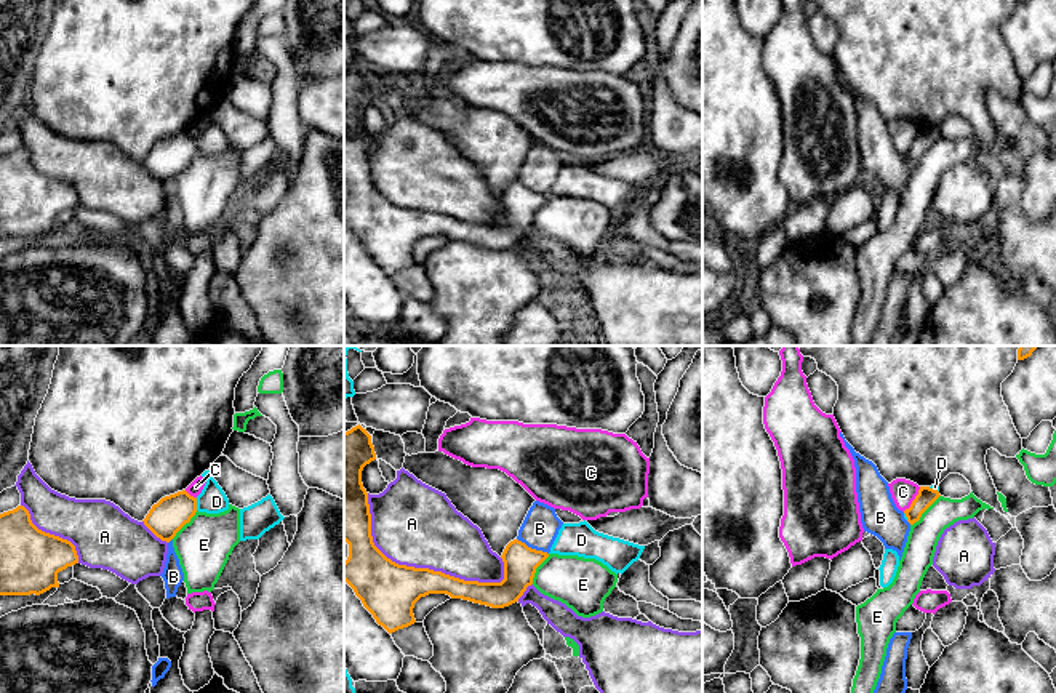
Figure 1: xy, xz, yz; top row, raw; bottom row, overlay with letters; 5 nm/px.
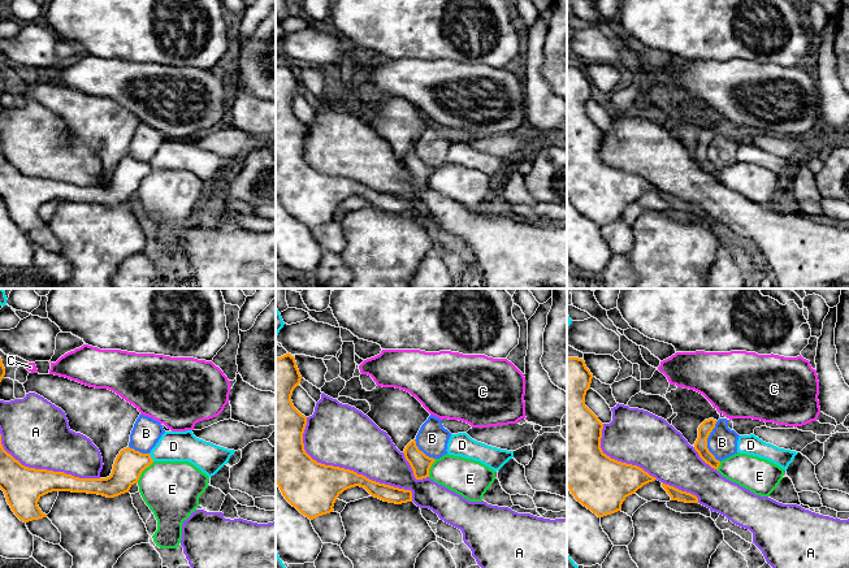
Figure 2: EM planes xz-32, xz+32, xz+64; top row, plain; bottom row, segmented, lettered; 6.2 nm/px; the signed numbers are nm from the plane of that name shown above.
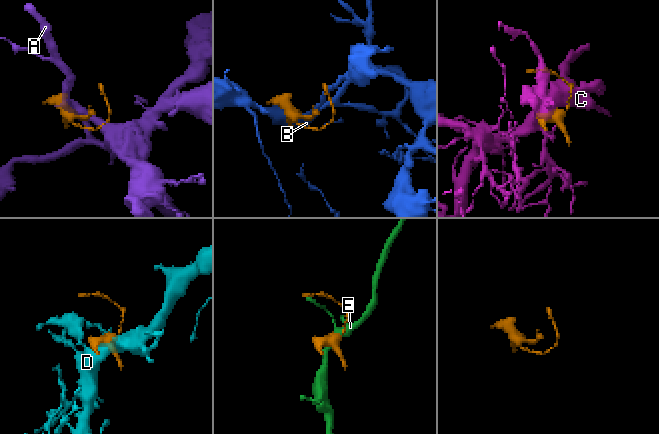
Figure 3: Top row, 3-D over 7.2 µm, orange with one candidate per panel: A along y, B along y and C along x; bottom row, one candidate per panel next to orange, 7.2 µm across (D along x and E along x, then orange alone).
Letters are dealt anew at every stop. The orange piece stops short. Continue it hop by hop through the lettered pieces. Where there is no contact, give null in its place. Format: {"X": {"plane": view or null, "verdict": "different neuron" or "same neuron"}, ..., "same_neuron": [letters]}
{"A": {"plane": "xz", "verdict": "different neuron"}, "B": {"plane": "xz", "verdict": "different neuron"}, "C": {"plane": "yz", "verdict": "different neuron"}, "D": {"plane": "xy", "verdict": "different neuron"}, "E": {"plane": "yz", "verdict": "different neuron"}, "same_neuron": []}

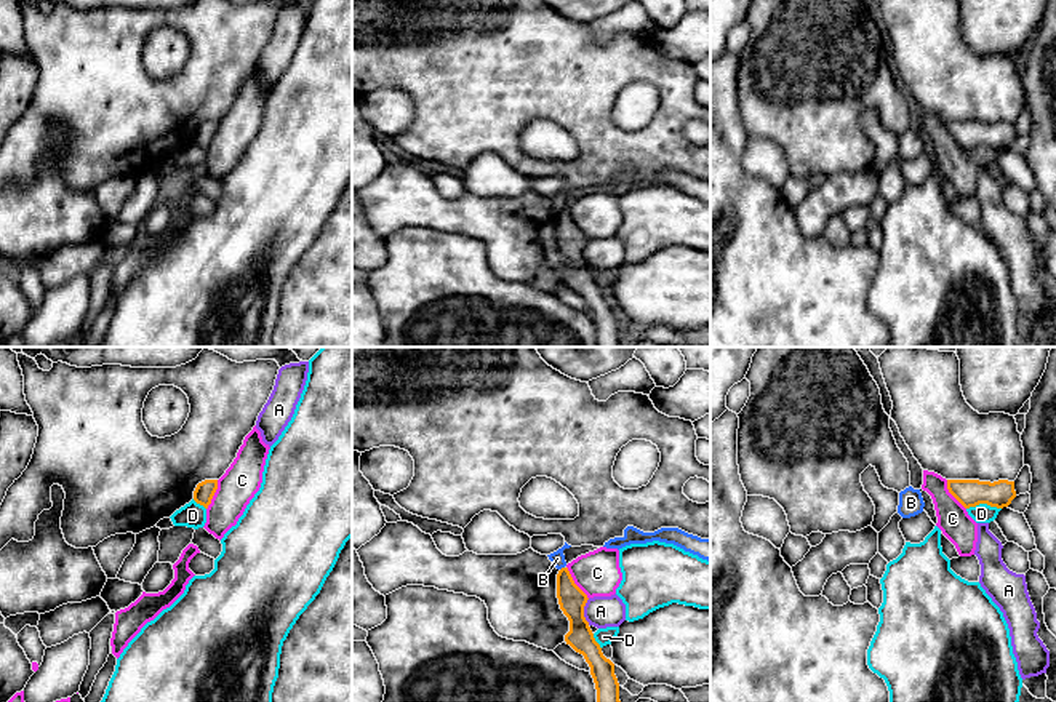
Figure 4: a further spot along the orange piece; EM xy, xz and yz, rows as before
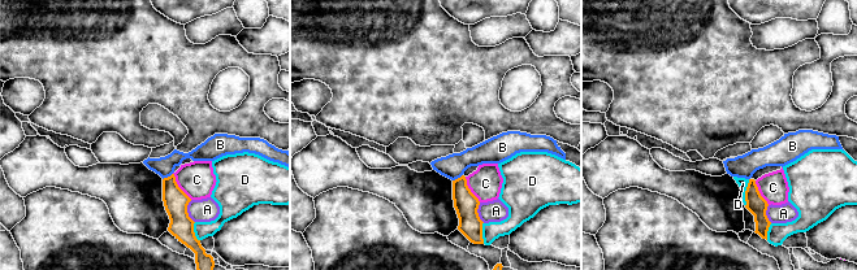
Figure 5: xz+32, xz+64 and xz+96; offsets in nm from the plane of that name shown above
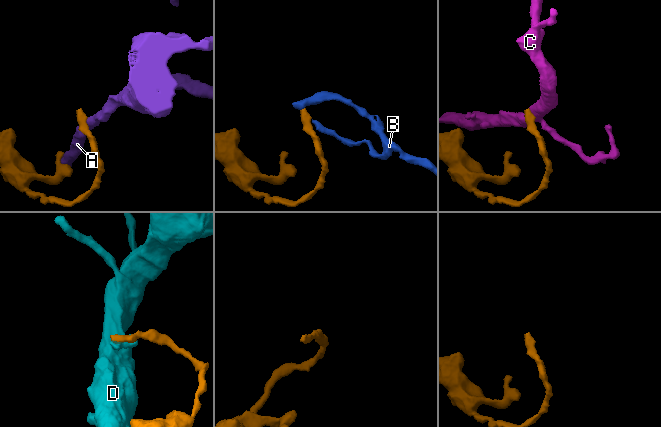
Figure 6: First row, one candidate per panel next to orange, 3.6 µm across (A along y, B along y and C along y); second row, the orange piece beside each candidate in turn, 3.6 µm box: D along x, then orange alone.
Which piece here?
{"A": {"plane": "xz", "verdict": "different neuron"}, "B": {"plane": "xz", "verdict": "different neuron"}, "C": {"plane": "xz", "verdict": "different neuron"}, "D": {"plane": "yz", "verdict": "different neuron"}, "same_neuron": []}

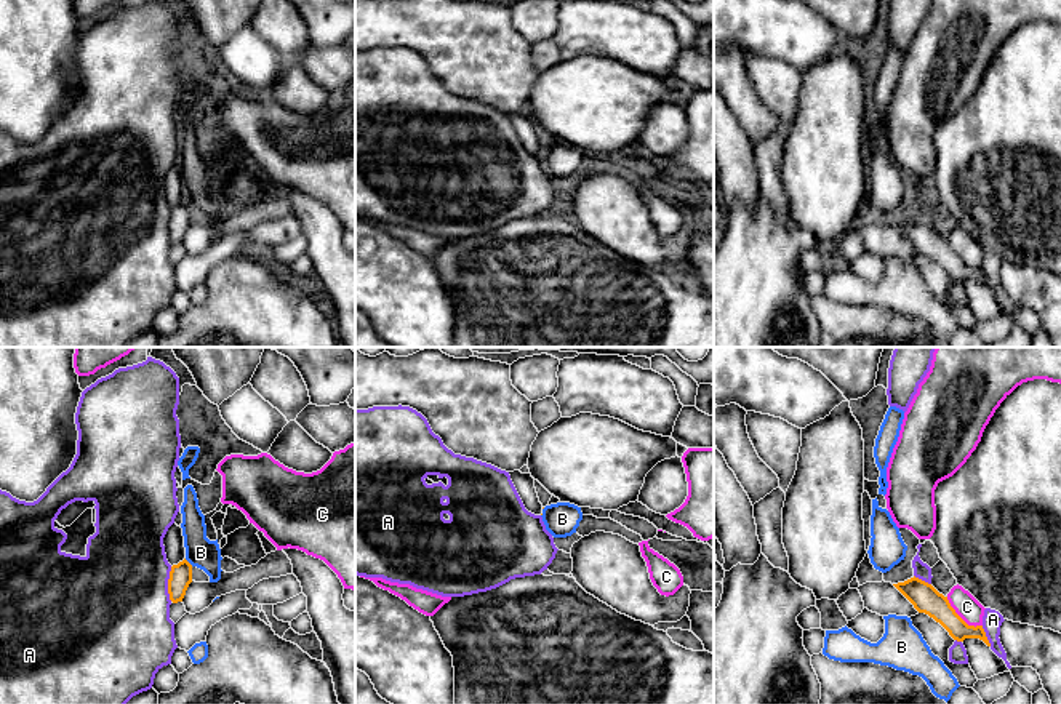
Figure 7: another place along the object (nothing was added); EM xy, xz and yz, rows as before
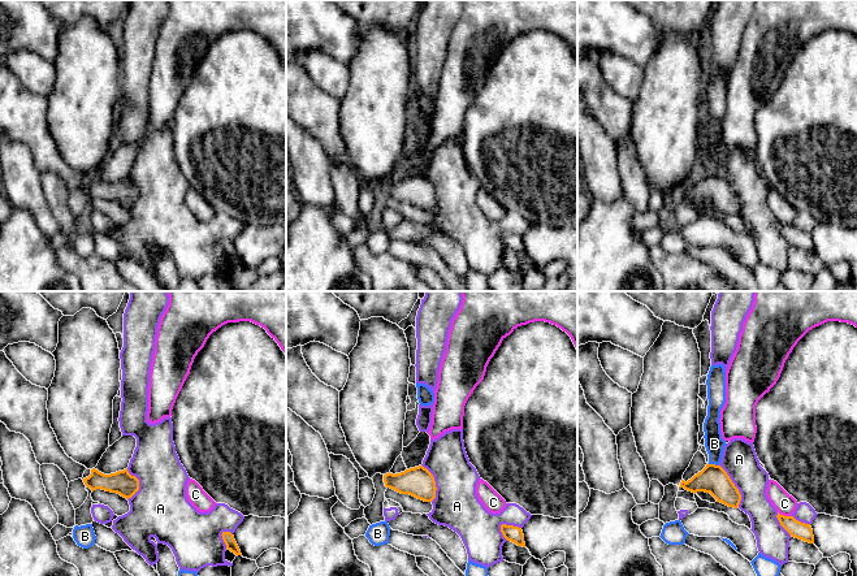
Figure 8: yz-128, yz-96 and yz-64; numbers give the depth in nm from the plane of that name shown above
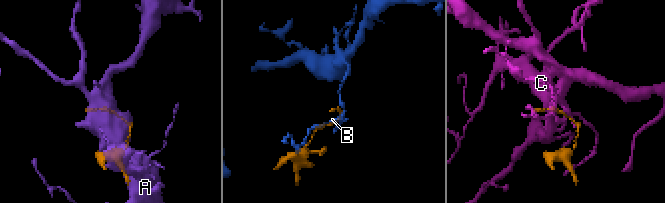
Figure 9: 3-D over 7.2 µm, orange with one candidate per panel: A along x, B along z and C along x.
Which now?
{"A": {"plane": "xy", "verdict": "different neuron"}, "B": {"plane": "xy", "verdict": "different neuron"}, "C": {"plane": "yz", "verdict": "different neuron"}, "same_neuron": []}

